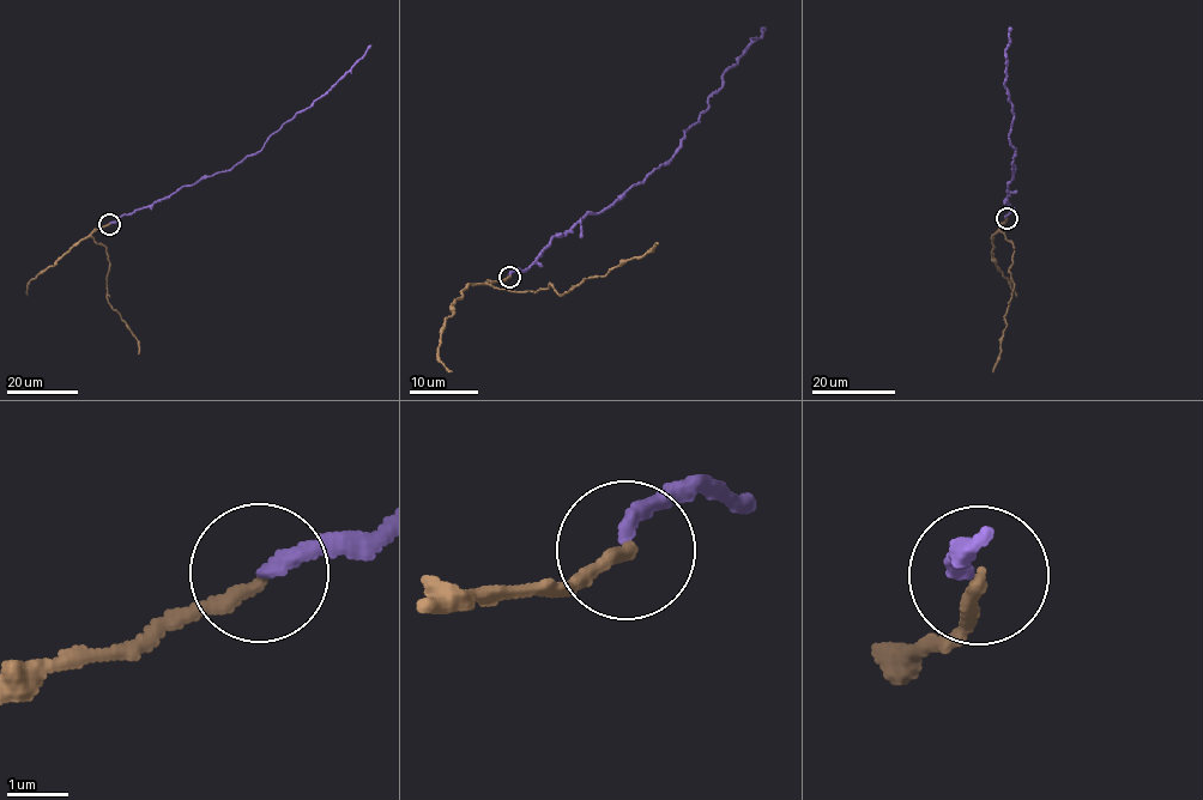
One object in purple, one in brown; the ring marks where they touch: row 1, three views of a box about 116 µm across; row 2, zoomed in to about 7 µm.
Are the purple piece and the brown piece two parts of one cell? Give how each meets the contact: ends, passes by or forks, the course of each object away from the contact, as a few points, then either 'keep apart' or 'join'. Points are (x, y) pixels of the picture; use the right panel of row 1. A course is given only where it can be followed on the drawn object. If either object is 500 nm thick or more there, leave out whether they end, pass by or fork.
purple ends; brown ends; course purple (1005, 218), (1011, 211), (1004, 200), (1014, 180), (1016, 150), (1009, 135), (1013, 109), (1004, 84), (1011, 28); course brown (1007, 218), (999, 230), (1014, 246), (1009, 270), (1014, 289), (992, 371); join

